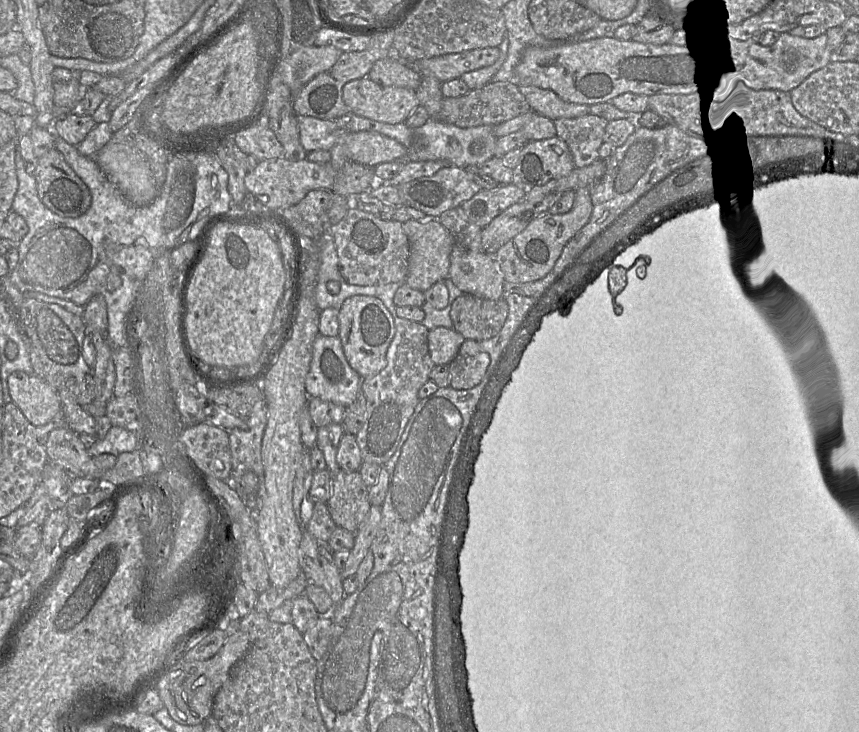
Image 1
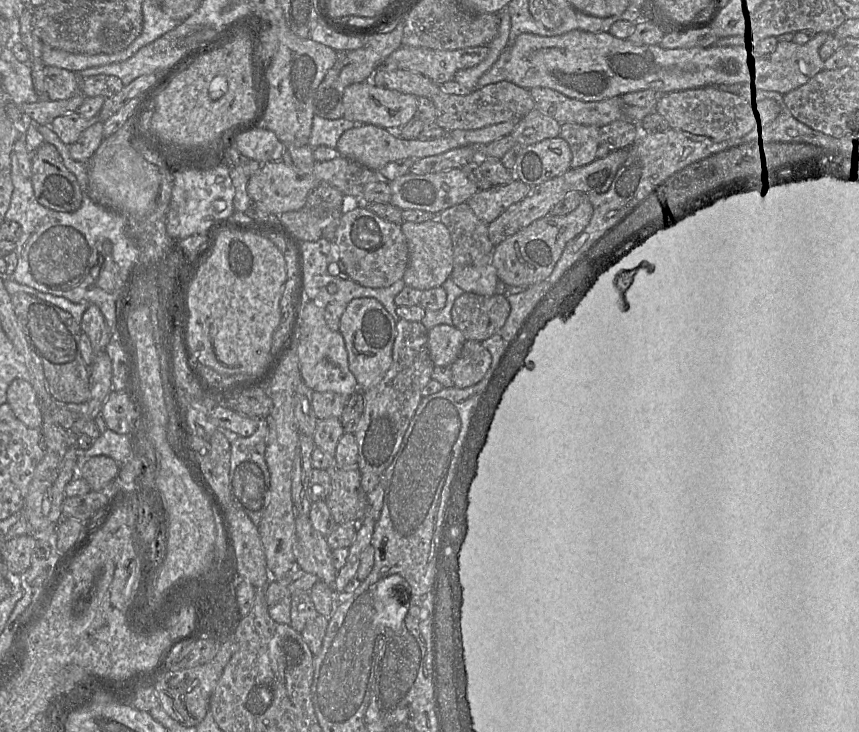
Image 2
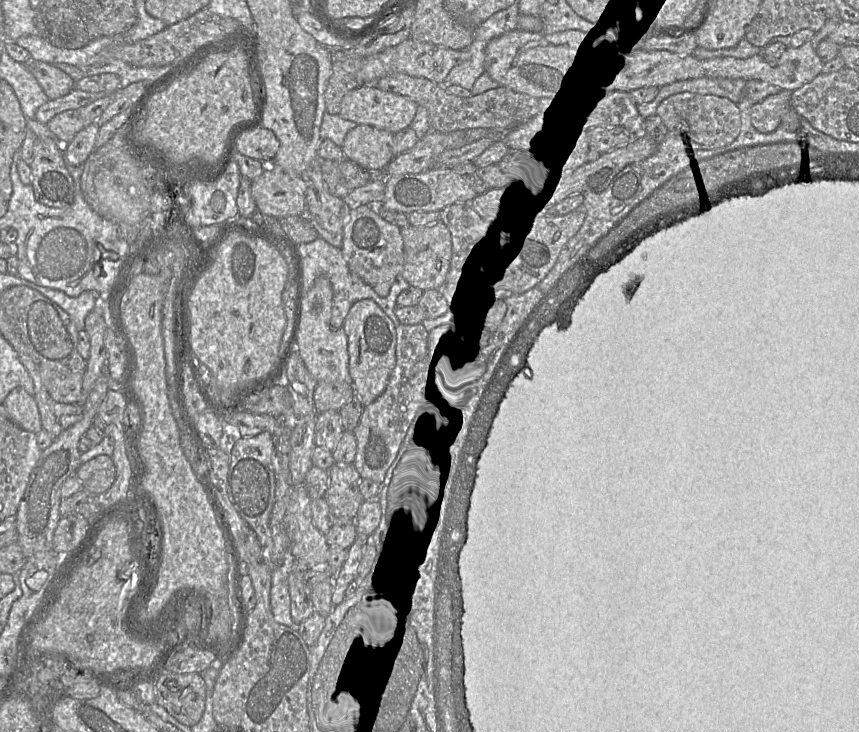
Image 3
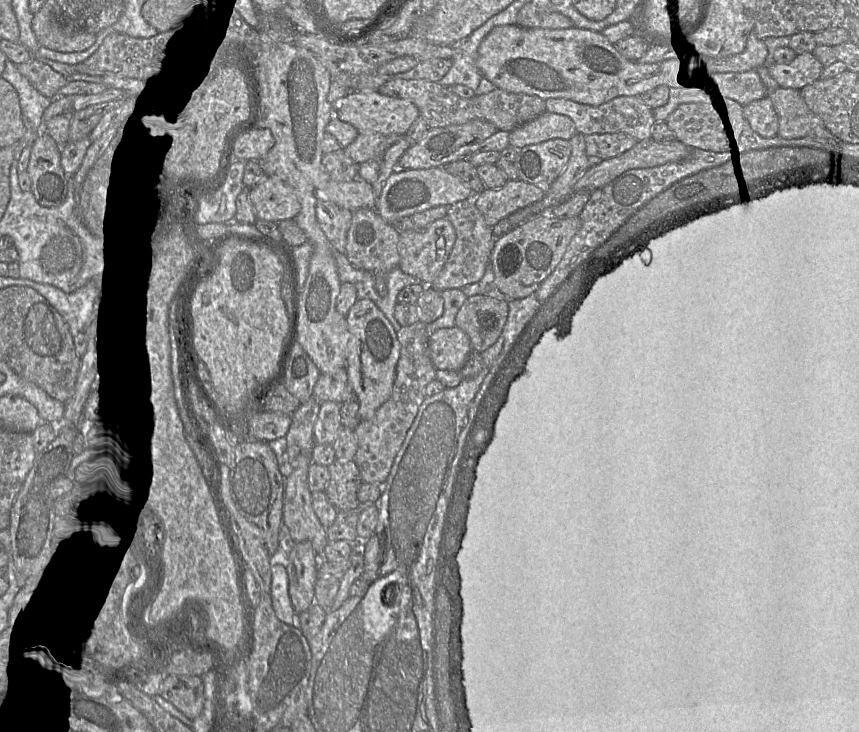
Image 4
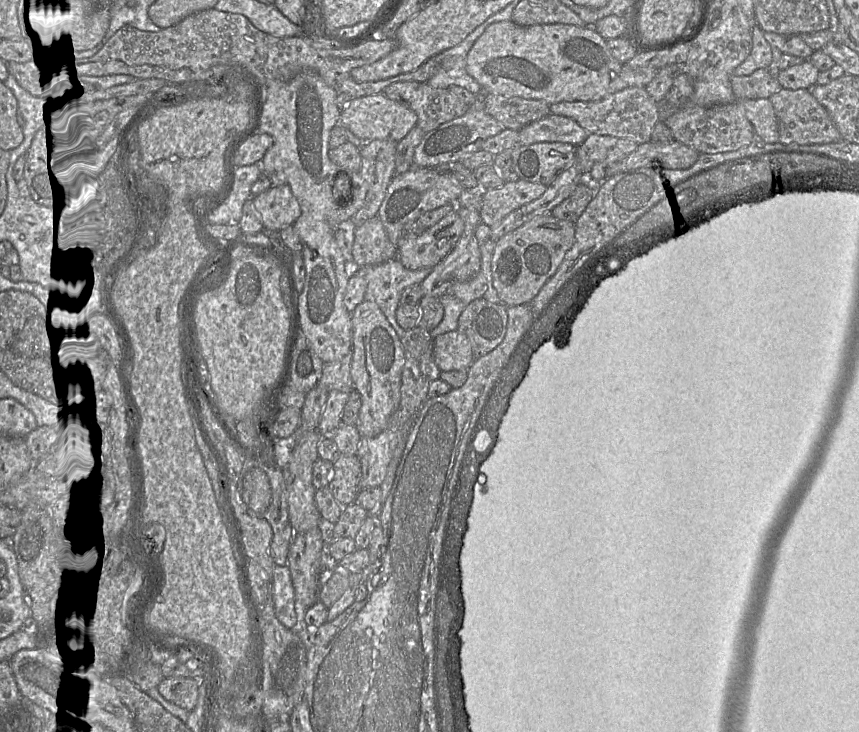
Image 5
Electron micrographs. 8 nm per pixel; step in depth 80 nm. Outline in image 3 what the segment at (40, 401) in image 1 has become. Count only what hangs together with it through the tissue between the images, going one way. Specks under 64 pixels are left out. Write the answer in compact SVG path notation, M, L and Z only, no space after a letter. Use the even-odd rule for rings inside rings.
M16 387L11 390L2 404L9 419L20 428L33 433L42 430L37 402L24 388Z

